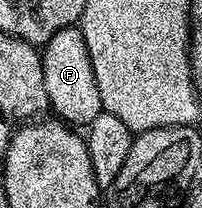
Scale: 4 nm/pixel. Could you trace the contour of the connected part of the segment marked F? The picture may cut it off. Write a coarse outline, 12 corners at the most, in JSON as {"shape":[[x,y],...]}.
{"shape":[[81,28],[41,46],[49,108],[71,127],[104,112]]}

